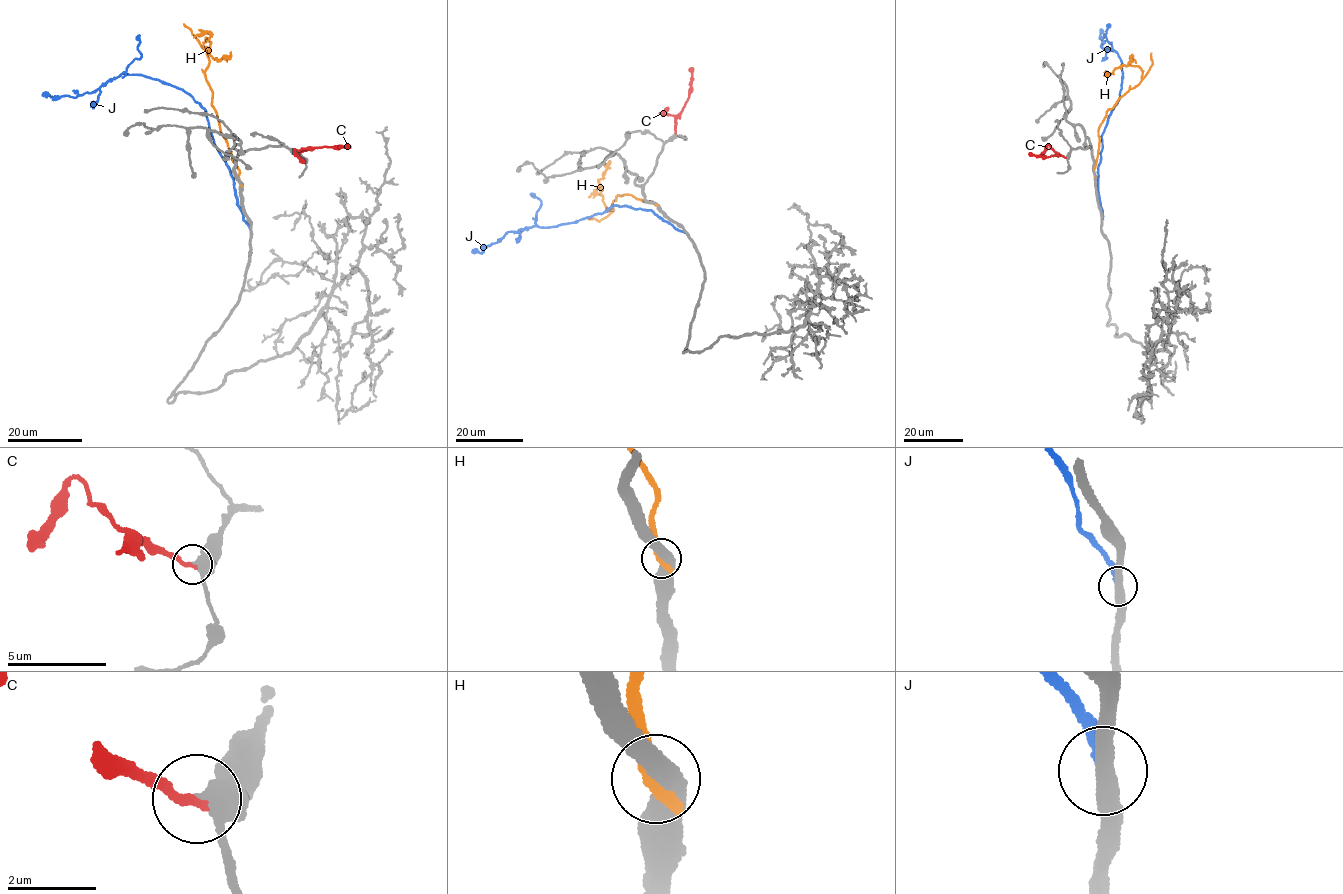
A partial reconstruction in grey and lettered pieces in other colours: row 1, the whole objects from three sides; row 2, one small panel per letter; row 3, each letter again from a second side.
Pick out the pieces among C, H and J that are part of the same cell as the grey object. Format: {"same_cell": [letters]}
{"same_cell": ["C"]}

